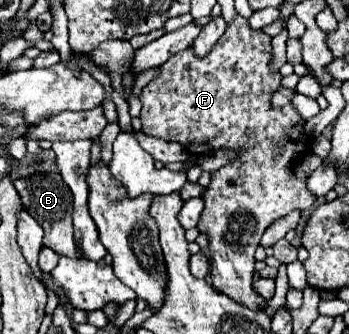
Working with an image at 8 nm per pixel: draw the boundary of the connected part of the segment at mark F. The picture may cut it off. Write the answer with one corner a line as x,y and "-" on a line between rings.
236,17
224,37
212,47
212,53
204,59
196,59
192,53
192,47
188,47
184,53
172,55
164,65
160,75
150,81
142,93
142,133
166,139
166,141
178,141
188,147
192,153
202,153
202,141
206,141
208,149
236,149
240,151
240,157
224,167
220,171
212,173
212,181
202,193
204,199
204,213
200,217
198,231
208,235
208,251
210,251
210,277
212,287
218,293
224,293
226,297
246,305
248,309
260,311
264,297
256,293
252,287
252,275
254,275
254,251
260,243
262,233
270,223
276,219
288,215
294,209
308,209
316,199
308,191
306,181
296,179
290,175
292,167
308,153
310,137
304,133
304,119
294,111
292,105
286,105
282,109
270,107
270,95
280,85
280,73
272,73
268,63
272,57
270,47
270,35
256,33
250,29
248,21
244,17

